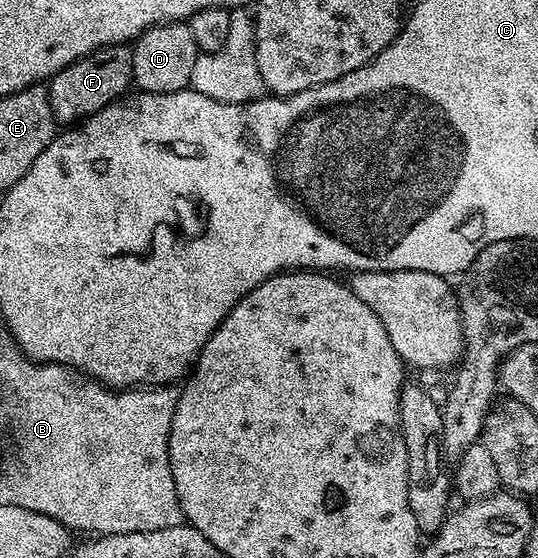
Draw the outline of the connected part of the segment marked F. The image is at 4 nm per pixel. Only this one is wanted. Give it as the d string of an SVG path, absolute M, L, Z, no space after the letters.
M127 44L105 45L87 57L80 57L70 67L58 71L47 82L50 111L61 126L83 122L129 92L132 80L132 51Z

